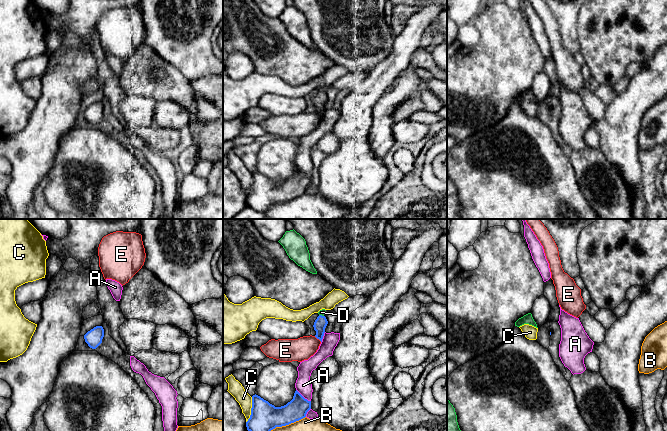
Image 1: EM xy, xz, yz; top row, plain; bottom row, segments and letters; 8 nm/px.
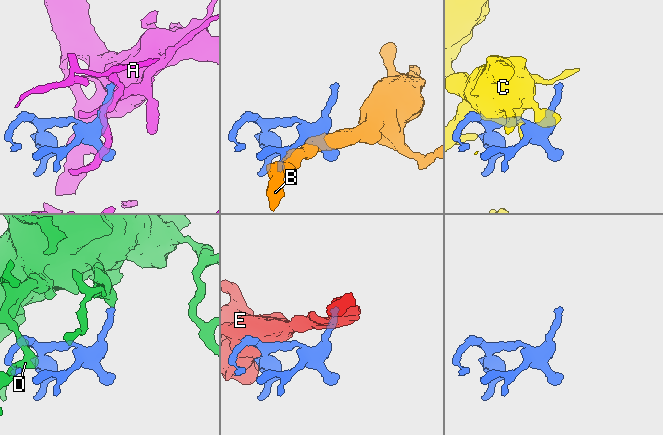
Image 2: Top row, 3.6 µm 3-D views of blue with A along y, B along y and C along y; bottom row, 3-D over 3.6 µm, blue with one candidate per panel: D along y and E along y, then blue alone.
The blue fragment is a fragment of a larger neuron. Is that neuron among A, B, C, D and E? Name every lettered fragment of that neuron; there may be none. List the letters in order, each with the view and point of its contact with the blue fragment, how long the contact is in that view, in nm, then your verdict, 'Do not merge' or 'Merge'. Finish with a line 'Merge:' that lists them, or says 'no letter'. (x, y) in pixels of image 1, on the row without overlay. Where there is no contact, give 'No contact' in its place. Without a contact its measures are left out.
A: Touches blue at xz (302, 172). Shared border 160 nm. Do not merge
B: Touches blue at xz (284, 201). Shared border 380 nm. Do not merge
C: Touches blue at xz (251, 186). Shared border 220 nm. Do not merge
D: Touches blue at xz (321, 91). Shared border 40 nm. Merge
E: Touches blue at xz (318, 114). Shared border 80 nm. Do not merge
Merge: D

